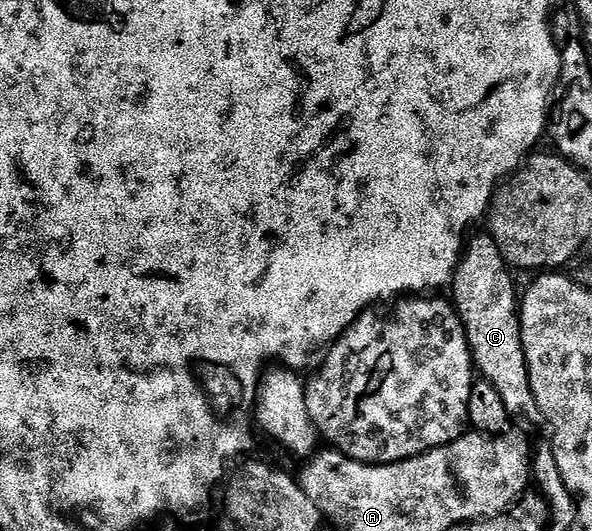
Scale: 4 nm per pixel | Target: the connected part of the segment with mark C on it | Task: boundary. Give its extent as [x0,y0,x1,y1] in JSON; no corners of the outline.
[453,233,535,417]

